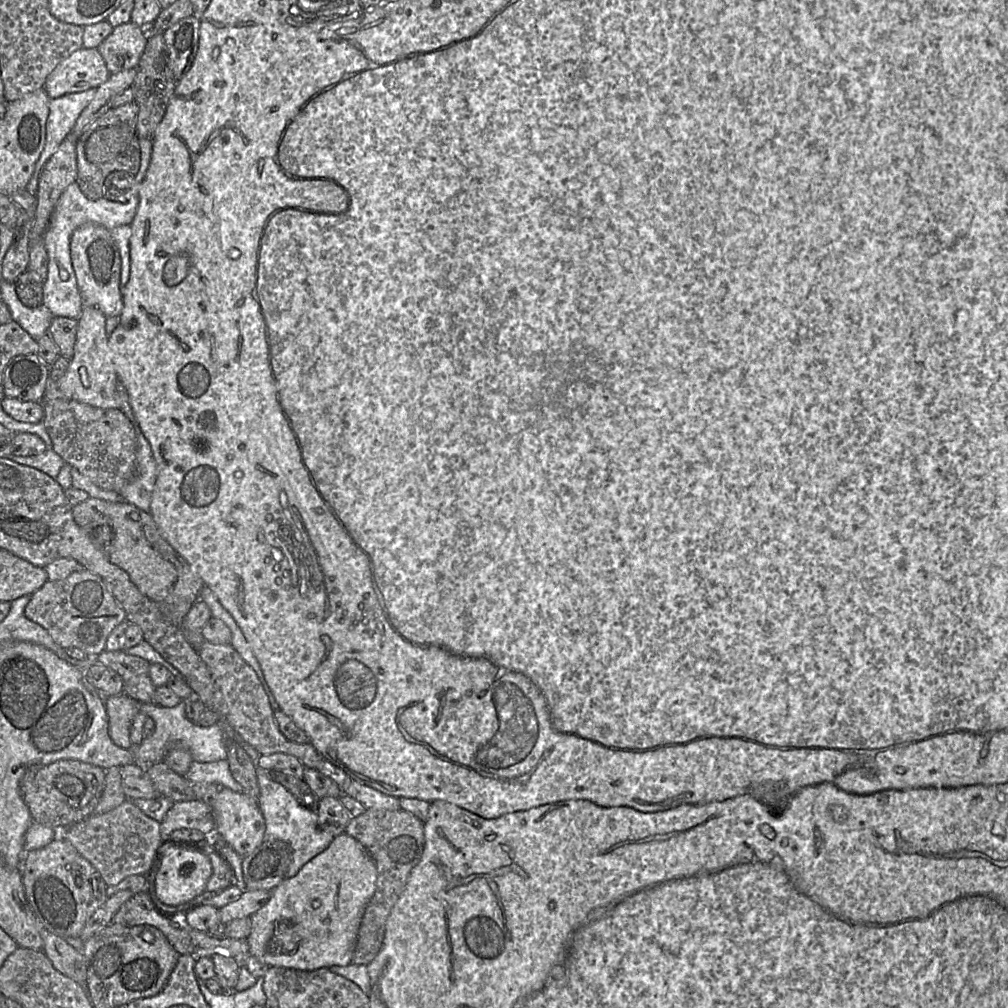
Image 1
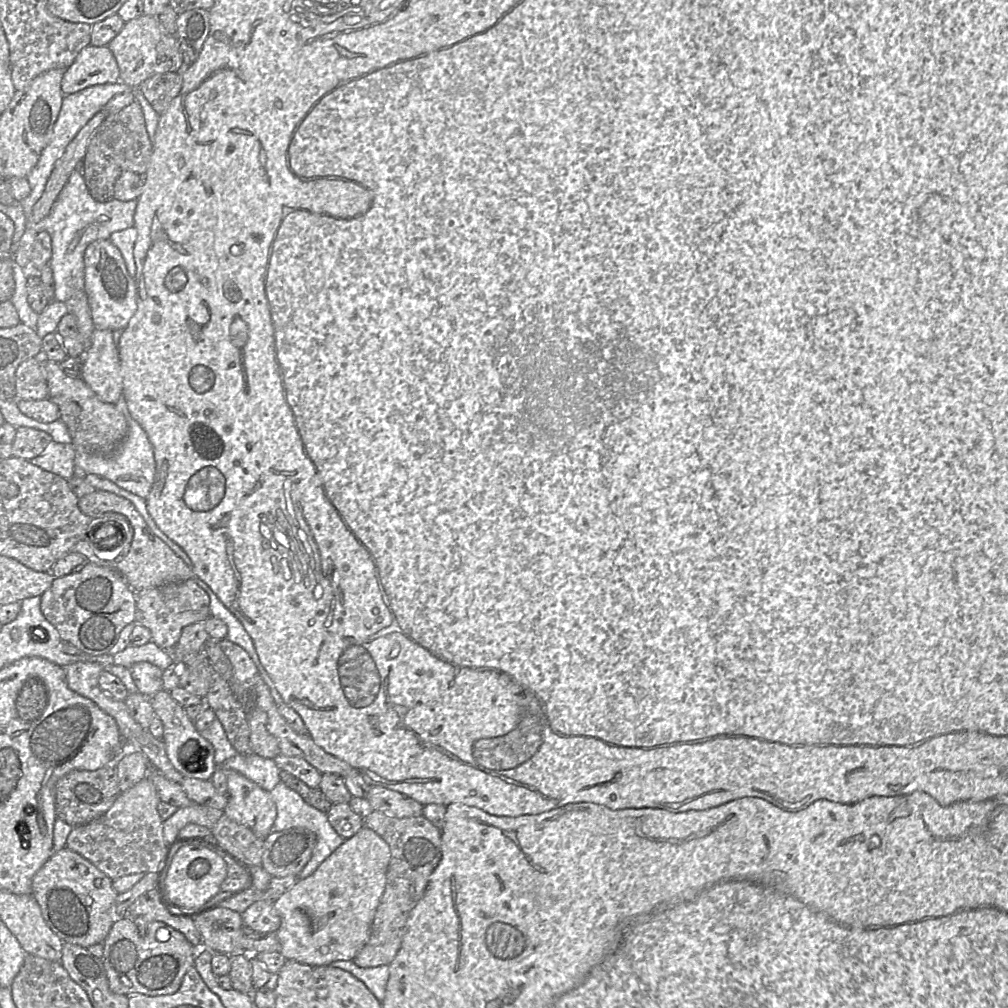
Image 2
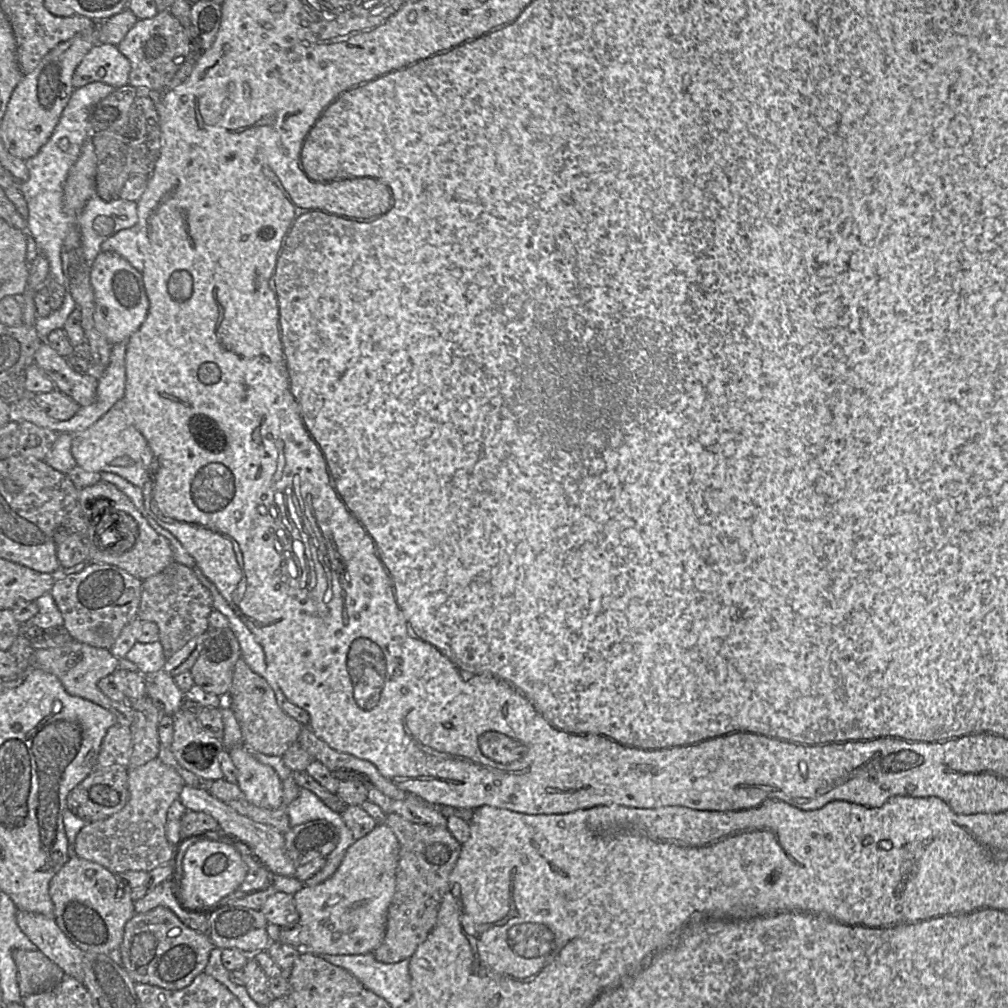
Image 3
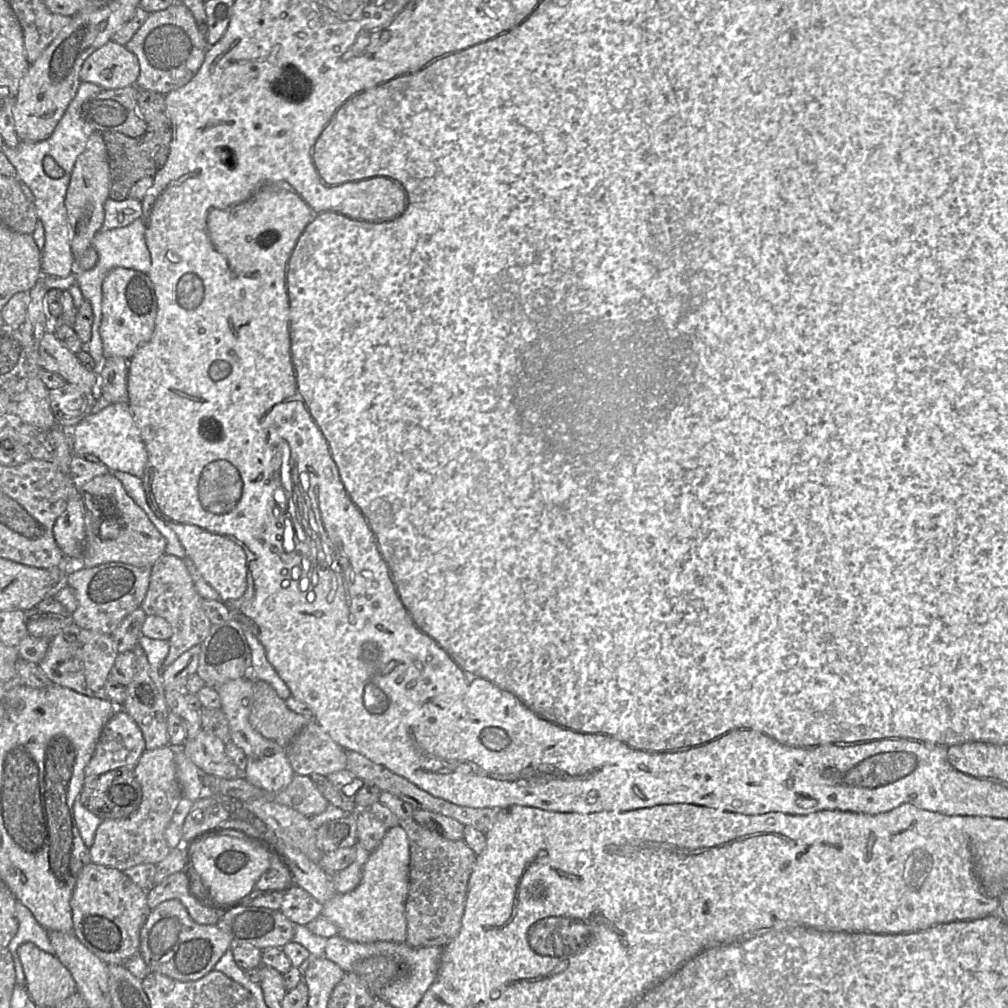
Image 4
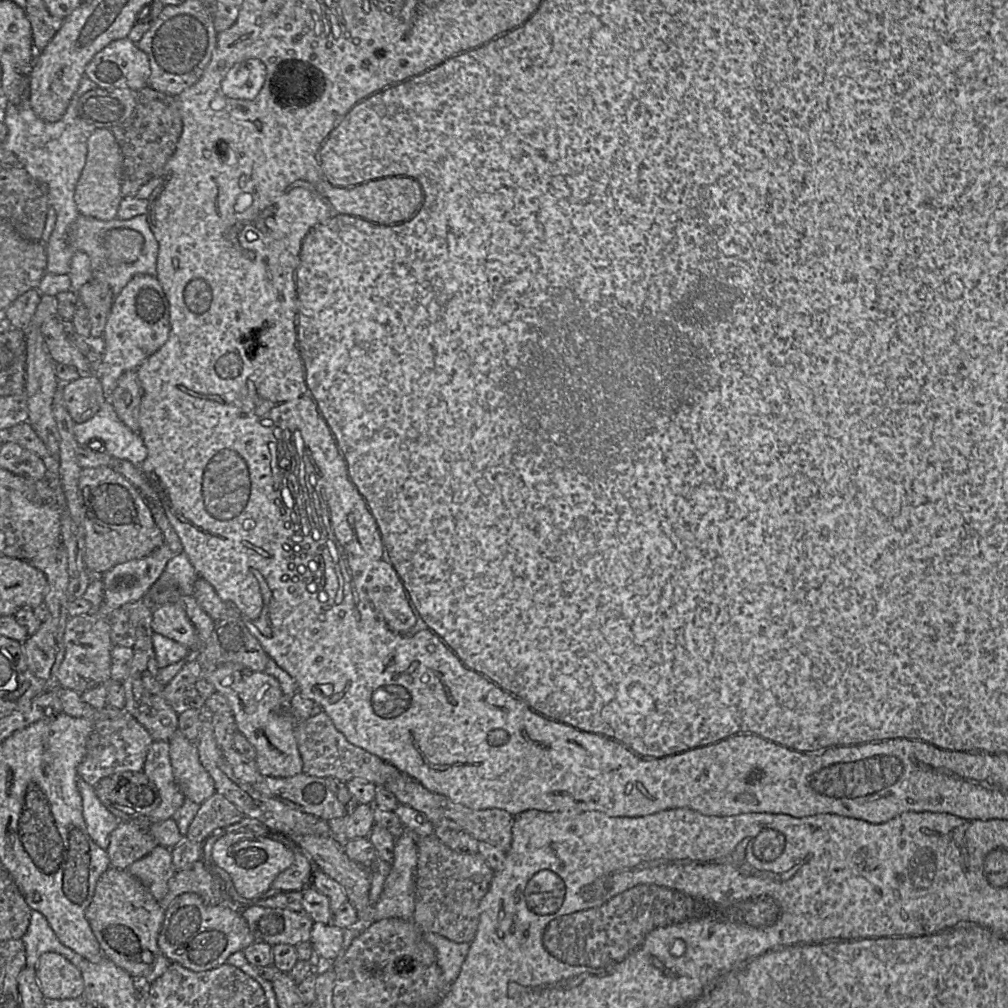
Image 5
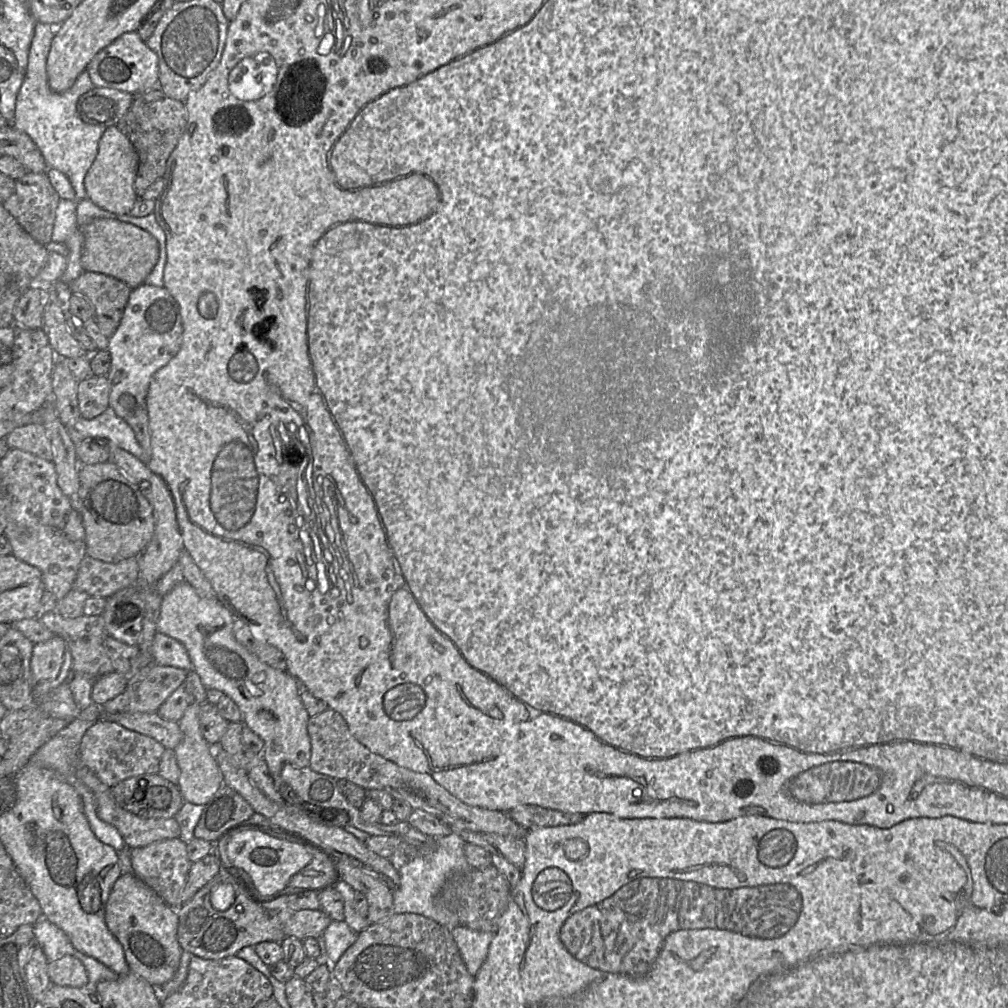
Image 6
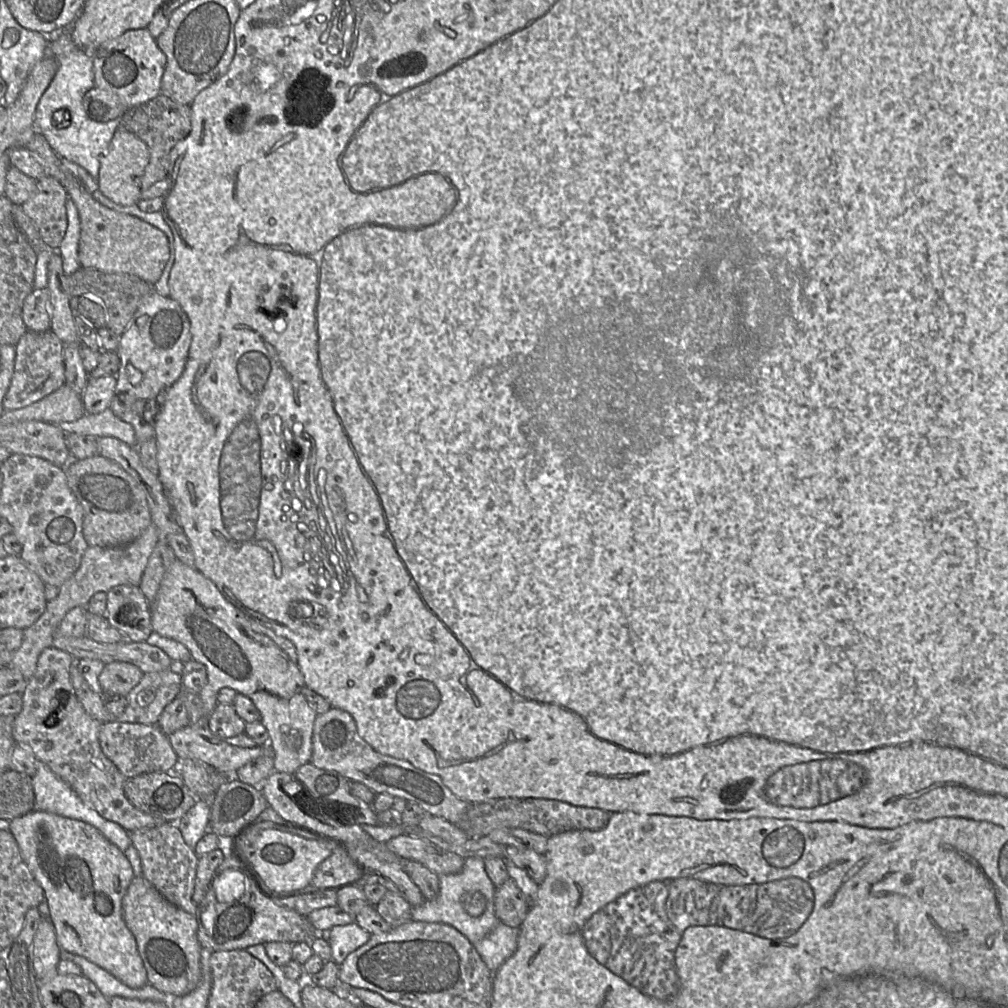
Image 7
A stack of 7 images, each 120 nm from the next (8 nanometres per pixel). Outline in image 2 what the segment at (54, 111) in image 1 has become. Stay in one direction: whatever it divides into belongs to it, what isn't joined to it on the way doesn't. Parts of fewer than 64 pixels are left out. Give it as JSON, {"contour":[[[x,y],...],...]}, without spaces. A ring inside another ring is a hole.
{"contour":[[[117,82],[110,84],[97,84],[85,89],[82,89],[76,93],[64,95],[61,109],[55,125],[49,143],[42,151],[37,164],[33,167],[31,172],[27,176],[27,180],[30,186],[30,194],[22,201],[21,206],[28,218],[33,206],[42,196],[46,183],[53,171],[56,161],[63,155],[67,145],[74,139],[77,133],[87,122],[99,111],[101,111],[109,100],[116,94],[125,92],[132,87]]]}

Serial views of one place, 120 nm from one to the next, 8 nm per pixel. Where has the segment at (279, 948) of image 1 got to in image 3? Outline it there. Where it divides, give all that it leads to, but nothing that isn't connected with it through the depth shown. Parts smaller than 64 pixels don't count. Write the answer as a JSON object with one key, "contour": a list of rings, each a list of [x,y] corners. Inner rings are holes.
{"contour":[[[379,824],[347,849],[340,866],[329,879],[315,886],[305,886],[295,893],[293,897],[299,914],[298,924],[309,935],[307,947],[298,949],[301,954],[362,955],[376,950],[386,933],[388,909],[396,888],[398,859],[399,842],[395,834],[387,825]]]}

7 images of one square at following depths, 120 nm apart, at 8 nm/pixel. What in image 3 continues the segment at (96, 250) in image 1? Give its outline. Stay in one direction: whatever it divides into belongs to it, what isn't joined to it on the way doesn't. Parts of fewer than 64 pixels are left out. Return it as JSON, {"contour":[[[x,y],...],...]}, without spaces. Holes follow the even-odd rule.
{"contour":[[[101,251],[91,265],[90,280],[95,298],[95,327],[110,342],[127,343],[129,337],[144,322],[149,301],[146,295],[142,273],[125,258],[111,251]]]}

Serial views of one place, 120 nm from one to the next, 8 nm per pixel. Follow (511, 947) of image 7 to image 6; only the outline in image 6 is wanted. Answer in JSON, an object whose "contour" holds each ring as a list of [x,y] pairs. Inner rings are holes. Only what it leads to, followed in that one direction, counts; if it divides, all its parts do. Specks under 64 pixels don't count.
{"contour":[[[458,926],[451,931],[462,959],[471,975],[476,975],[485,962],[495,932],[484,932]]]}

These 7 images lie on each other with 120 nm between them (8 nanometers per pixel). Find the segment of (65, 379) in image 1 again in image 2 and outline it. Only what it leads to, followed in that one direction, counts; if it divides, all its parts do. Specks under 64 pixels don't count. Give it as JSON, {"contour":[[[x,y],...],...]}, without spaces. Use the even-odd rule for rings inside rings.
{"contour":[[[94,330],[90,346],[81,356],[81,363],[81,379],[102,401],[116,404],[123,395],[123,378],[111,330]]]}

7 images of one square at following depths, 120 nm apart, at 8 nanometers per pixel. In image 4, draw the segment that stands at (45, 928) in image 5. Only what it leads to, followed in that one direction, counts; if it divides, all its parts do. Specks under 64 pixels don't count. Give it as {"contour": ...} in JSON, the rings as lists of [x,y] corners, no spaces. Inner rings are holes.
{"contour":[[[18,900],[15,905],[15,914],[19,927],[7,948],[11,952],[14,960],[16,984],[24,985],[25,973],[17,954],[19,946],[23,943],[30,942],[49,954],[55,955],[55,951],[49,940],[48,931],[36,921],[32,912]]]}

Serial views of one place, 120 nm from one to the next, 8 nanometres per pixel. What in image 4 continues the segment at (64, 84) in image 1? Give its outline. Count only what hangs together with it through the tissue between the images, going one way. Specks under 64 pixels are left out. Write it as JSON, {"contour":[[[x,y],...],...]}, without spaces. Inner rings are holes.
{"contour":[[[110,41],[93,52],[83,63],[81,82],[91,82],[104,90],[136,85],[140,65],[125,46]]]}

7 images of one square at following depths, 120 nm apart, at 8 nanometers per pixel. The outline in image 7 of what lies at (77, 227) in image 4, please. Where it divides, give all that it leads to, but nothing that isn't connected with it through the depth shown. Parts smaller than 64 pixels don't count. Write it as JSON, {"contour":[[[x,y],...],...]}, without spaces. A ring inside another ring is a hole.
{"contour":[[[119,125],[110,142],[108,152],[101,160],[96,178],[99,190],[117,204],[123,206],[137,204],[141,199],[141,177],[149,157],[150,153],[145,142]]]}

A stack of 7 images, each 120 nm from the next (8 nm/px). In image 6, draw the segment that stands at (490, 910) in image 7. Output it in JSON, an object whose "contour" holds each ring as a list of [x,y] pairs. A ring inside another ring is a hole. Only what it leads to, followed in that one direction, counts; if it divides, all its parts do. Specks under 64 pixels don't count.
{"contour":[[[453,832],[450,835],[443,836],[443,837],[429,837],[429,838],[431,838],[431,839],[429,839],[429,842],[427,843],[427,845],[426,846],[420,846],[419,853],[417,853],[415,856],[410,857],[410,860],[407,863],[407,865],[405,865],[400,871],[398,871],[398,873],[400,875],[400,883],[399,883],[399,886],[393,891],[394,912],[395,912],[395,914],[417,914],[417,915],[425,916],[427,918],[433,919],[434,921],[436,921],[440,925],[446,927],[451,932],[456,927],[461,926],[460,920],[459,920],[459,917],[458,917],[456,912],[450,910],[449,908],[447,908],[446,906],[444,906],[443,904],[440,903],[439,893],[441,892],[445,883],[453,875],[463,873],[463,872],[467,871],[468,869],[473,869],[473,868],[469,867],[467,860],[466,860],[465,853],[464,853],[464,846],[466,844],[466,842],[458,834]]]}

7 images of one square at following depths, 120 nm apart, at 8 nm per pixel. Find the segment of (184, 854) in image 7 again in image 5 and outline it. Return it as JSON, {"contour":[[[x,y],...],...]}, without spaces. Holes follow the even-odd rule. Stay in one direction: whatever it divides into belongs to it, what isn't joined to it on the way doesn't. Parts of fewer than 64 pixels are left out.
{"contour":[[[157,846],[149,854],[131,864],[127,870],[157,901],[167,894],[168,882],[176,873],[171,849],[164,846]]]}

